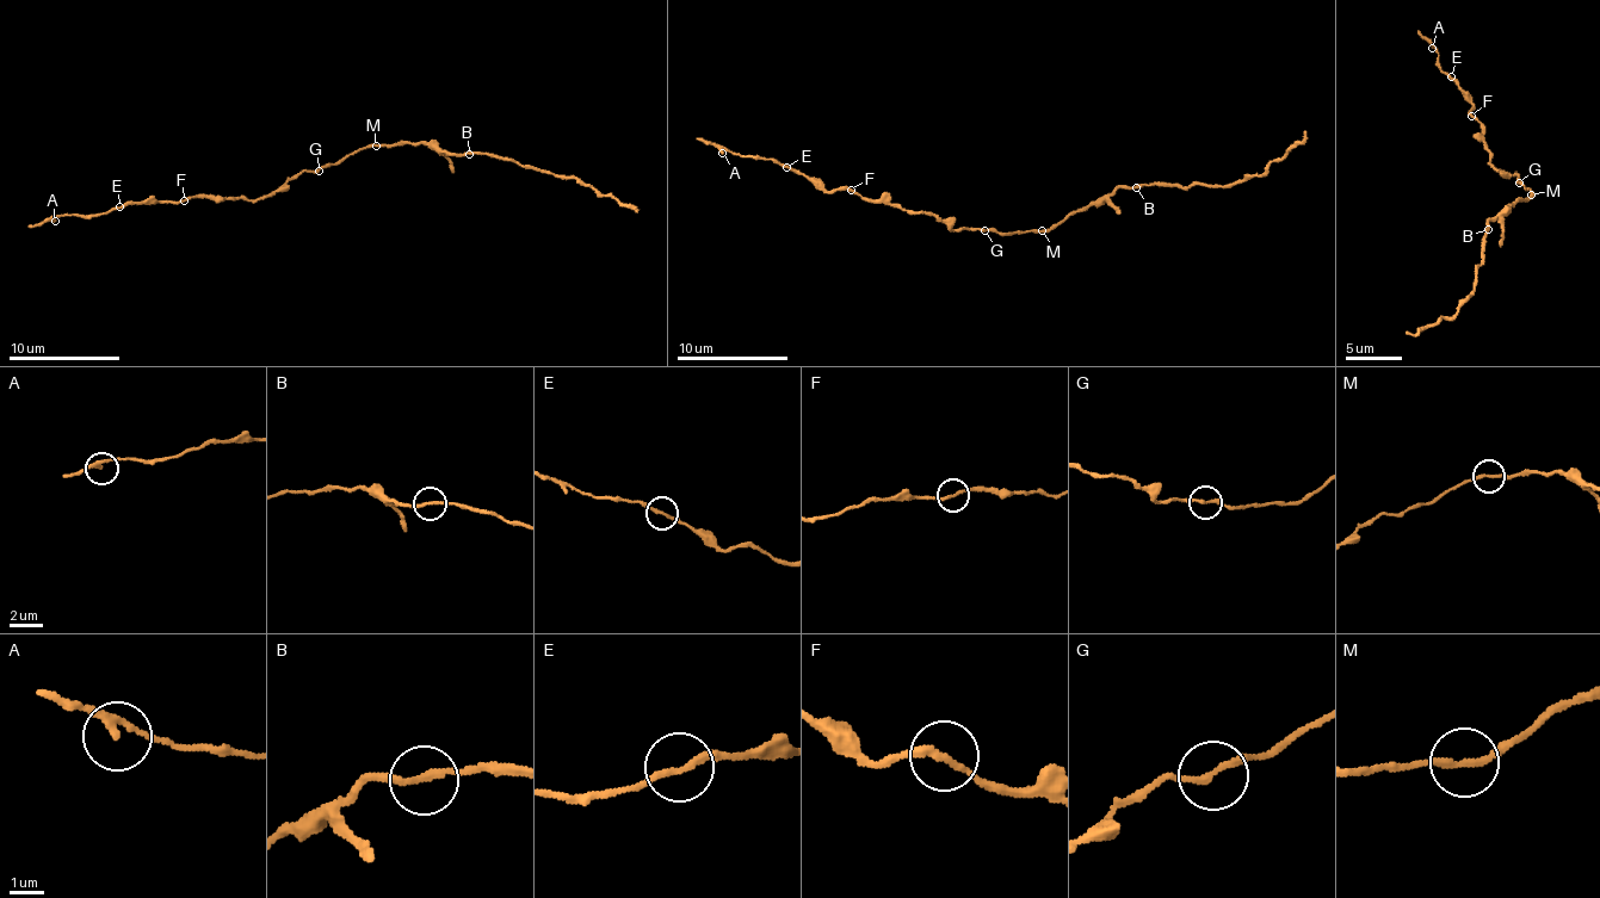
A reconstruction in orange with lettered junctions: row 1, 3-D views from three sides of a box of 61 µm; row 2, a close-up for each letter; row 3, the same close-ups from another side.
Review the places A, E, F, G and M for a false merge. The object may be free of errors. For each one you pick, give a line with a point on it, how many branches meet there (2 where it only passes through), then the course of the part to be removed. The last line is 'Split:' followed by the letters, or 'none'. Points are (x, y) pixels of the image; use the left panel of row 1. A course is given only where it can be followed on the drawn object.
M: (376, 146) | 2 | (375, 144), (402, 141), (433, 146), (452, 153), (494, 153), (555, 175), (575, 178), (594, 191), (637, 211)
Split: M

